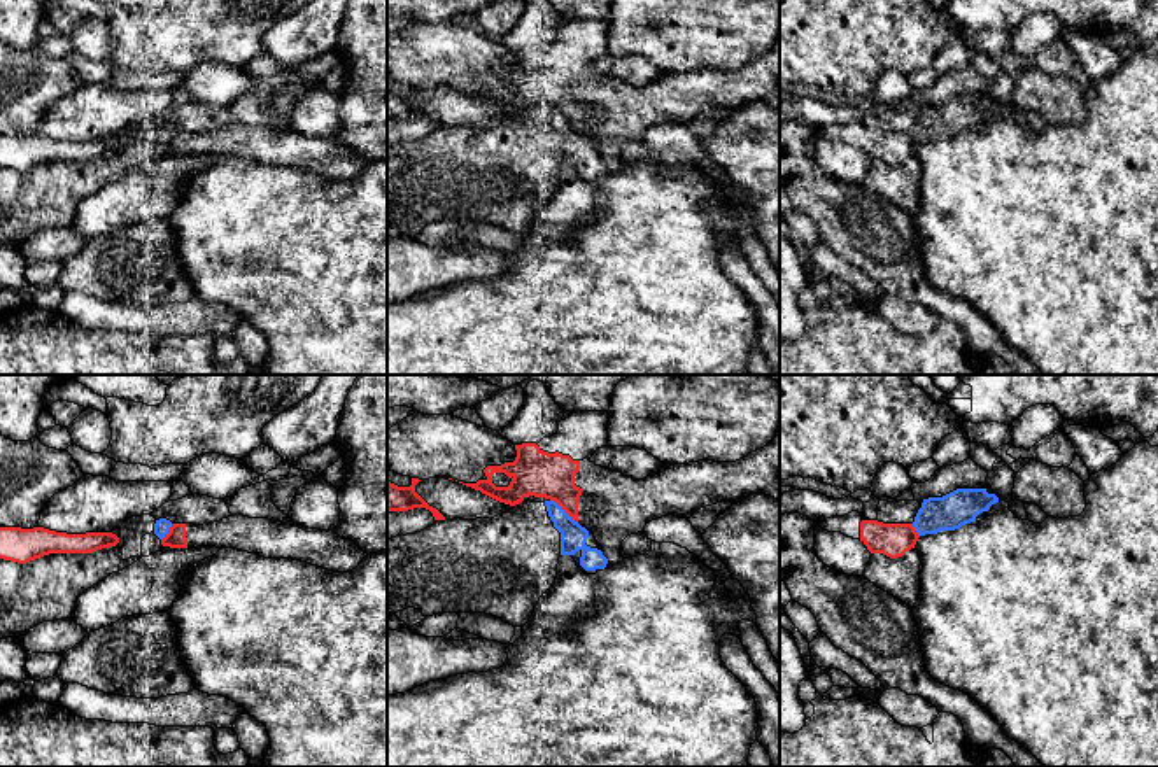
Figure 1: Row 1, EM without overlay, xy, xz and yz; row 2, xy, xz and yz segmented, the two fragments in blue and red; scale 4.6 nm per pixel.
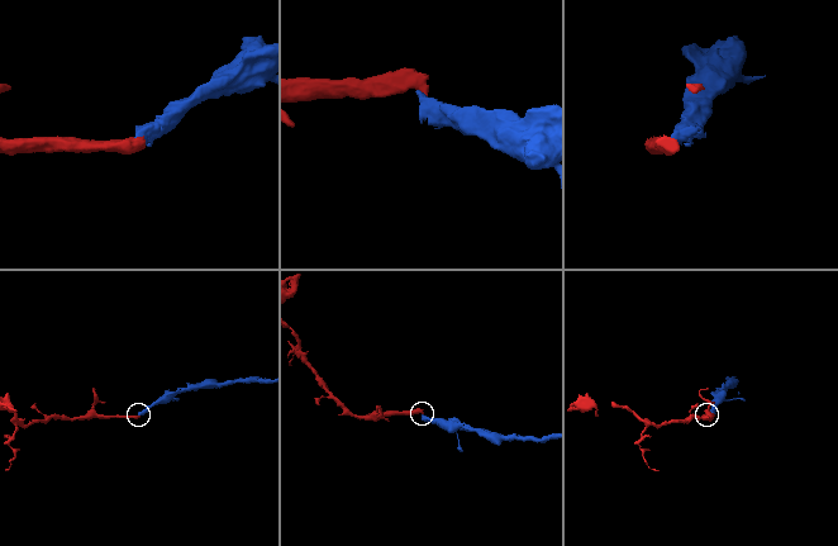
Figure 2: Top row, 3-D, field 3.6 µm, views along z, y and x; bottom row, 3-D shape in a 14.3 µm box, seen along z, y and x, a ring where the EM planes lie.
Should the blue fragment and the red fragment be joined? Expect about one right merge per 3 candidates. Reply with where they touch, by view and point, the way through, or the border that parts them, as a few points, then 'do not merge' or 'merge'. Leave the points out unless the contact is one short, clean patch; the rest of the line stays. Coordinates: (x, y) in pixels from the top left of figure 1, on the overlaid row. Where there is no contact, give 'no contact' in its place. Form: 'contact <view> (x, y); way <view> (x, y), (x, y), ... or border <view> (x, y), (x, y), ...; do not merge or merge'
contact xz (563, 510); do not merge

